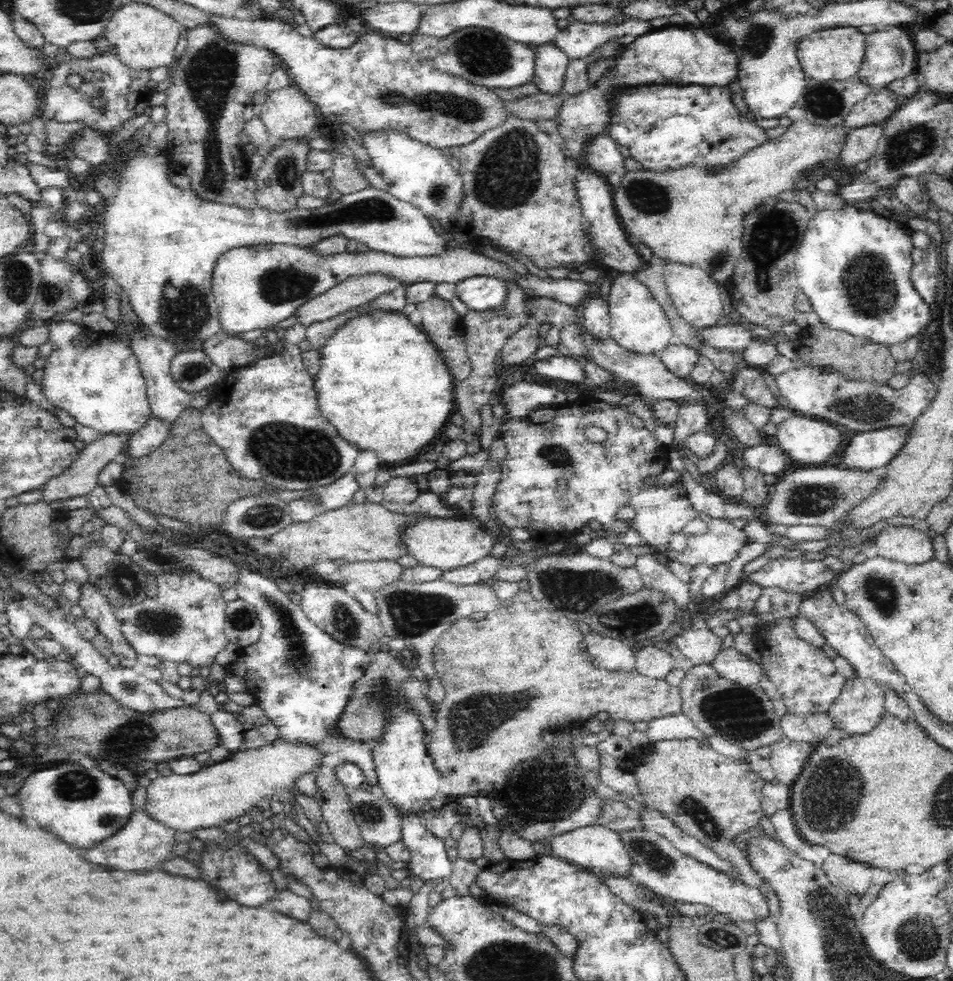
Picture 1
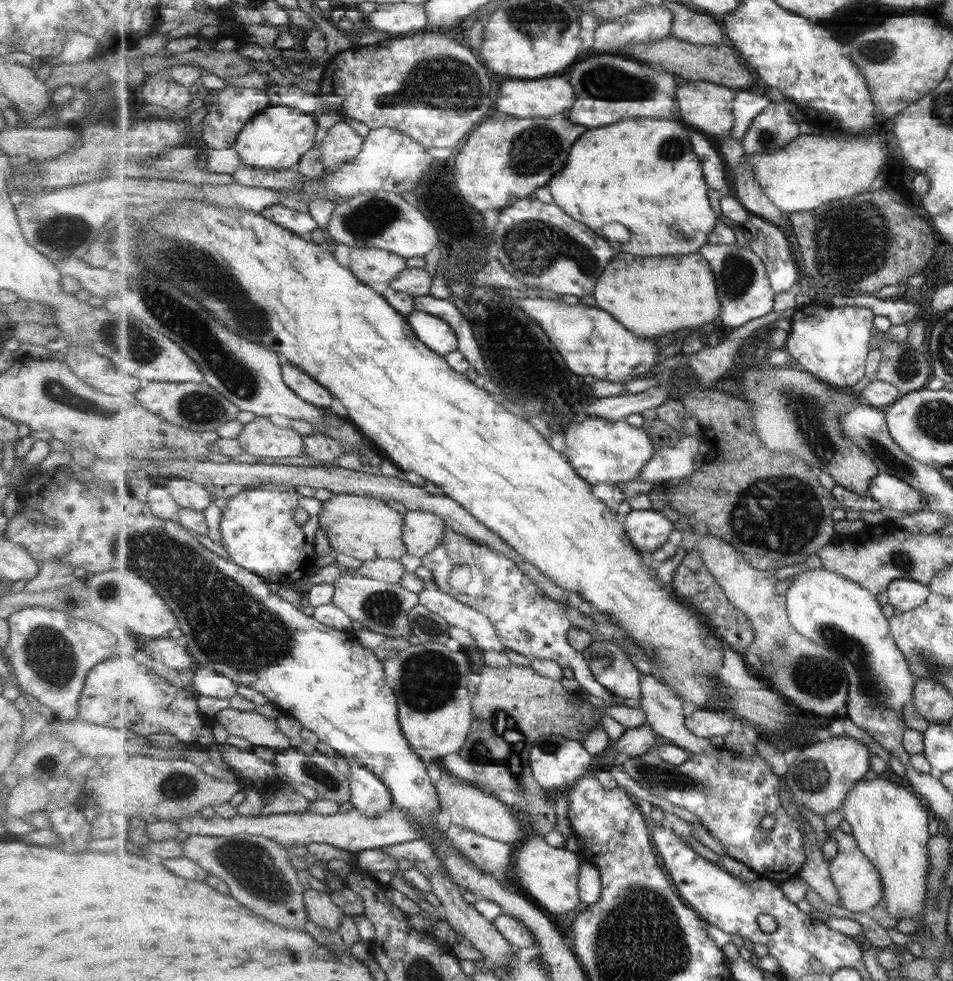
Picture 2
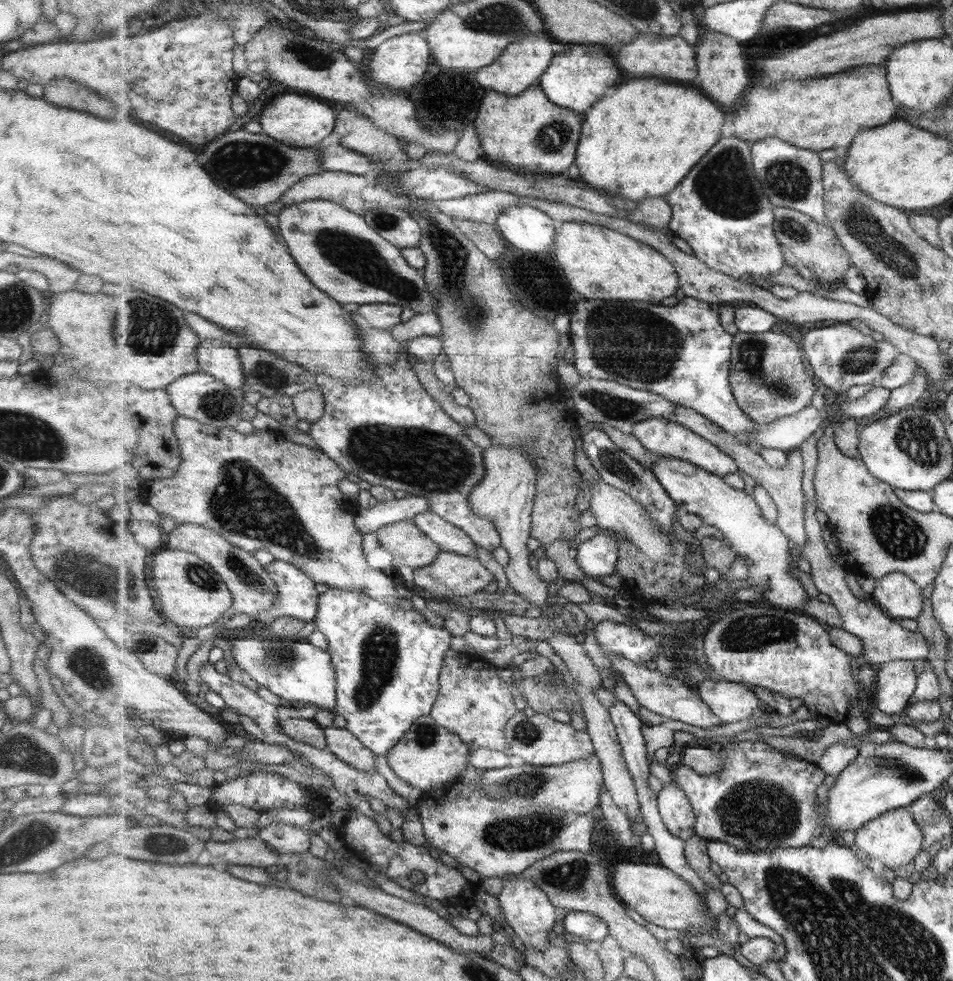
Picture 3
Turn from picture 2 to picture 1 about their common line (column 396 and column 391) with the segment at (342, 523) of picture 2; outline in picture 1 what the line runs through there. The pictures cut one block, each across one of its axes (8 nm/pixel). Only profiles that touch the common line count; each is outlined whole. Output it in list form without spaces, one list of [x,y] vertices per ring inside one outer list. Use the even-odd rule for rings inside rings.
[[[350,502],[342,508],[334,510],[319,510],[317,515],[308,522],[296,524],[289,524],[284,530],[280,530],[276,534],[269,537],[269,542],[280,546],[282,550],[285,549],[285,556],[289,562],[299,566],[311,566],[314,562],[321,562],[325,560],[338,560],[342,558],[344,562],[356,561],[377,561],[377,560],[398,560],[402,556],[410,555],[410,549],[406,545],[406,528],[408,526],[416,526],[422,518],[429,518],[430,514],[424,512],[414,512],[414,514],[404,514],[404,512],[392,512],[387,510],[384,506],[374,502],[353,503]]]

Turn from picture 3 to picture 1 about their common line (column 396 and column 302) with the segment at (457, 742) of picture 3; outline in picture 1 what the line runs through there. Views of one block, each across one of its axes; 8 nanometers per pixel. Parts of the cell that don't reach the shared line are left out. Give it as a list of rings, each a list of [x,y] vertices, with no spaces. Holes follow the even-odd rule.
[[[274,740],[270,746],[236,751],[229,759],[206,764],[194,774],[158,776],[146,786],[146,802],[142,811],[158,825],[174,832],[194,832],[219,827],[237,817],[253,813],[256,804],[264,798],[272,798],[278,789],[293,789],[300,774],[314,772],[322,762],[322,756],[312,746],[293,745]]]

